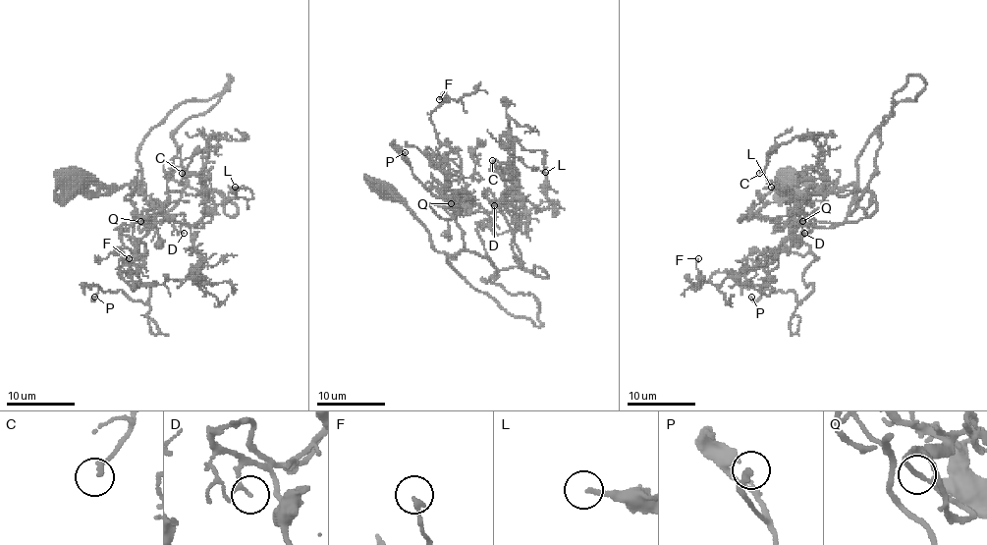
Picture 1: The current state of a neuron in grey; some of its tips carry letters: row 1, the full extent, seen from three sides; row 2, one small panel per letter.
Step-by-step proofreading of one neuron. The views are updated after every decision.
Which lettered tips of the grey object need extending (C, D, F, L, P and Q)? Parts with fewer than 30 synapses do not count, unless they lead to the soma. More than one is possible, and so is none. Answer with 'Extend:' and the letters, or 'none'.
Extend: P

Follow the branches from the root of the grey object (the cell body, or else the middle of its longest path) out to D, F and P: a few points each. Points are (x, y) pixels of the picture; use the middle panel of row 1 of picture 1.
D: (383, 188), (438, 251), (475, 251), (497, 270), (517, 266), (517, 256), (521, 266), (494, 205)
F: (383, 188), (438, 251), (464, 247), (441, 192), (431, 119), (439, 99)
P: (383, 188), (438, 251), (464, 247), (443, 194), (453, 203), (453, 218), (429, 206), (460, 205), (405, 152)

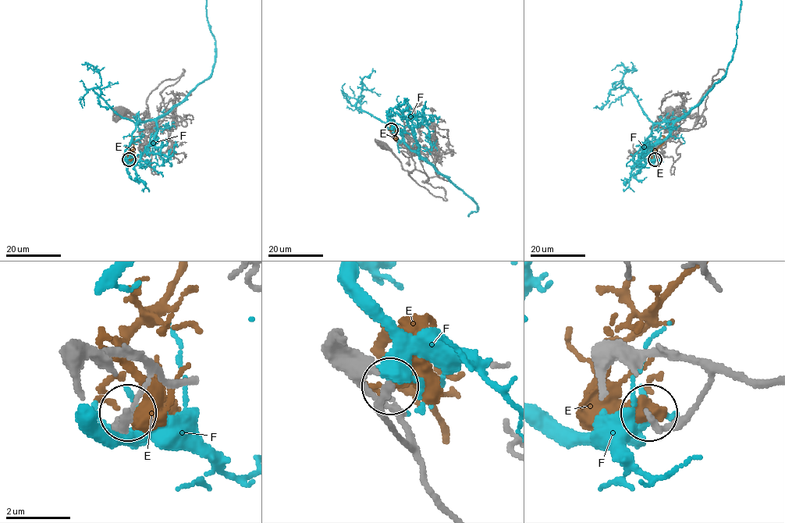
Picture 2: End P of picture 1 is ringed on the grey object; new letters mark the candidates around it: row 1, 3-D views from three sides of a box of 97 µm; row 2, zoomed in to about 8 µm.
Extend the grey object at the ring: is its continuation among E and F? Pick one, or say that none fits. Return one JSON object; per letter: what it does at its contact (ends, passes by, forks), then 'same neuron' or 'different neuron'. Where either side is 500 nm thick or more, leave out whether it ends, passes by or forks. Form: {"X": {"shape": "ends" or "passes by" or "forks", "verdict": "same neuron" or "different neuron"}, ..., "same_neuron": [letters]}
{"E": {"shape": "passes by", "verdict": "same neuron"}, "F": {"shape": "passes by", "verdict": "different neuron"}, "same_neuron": ["E"]}

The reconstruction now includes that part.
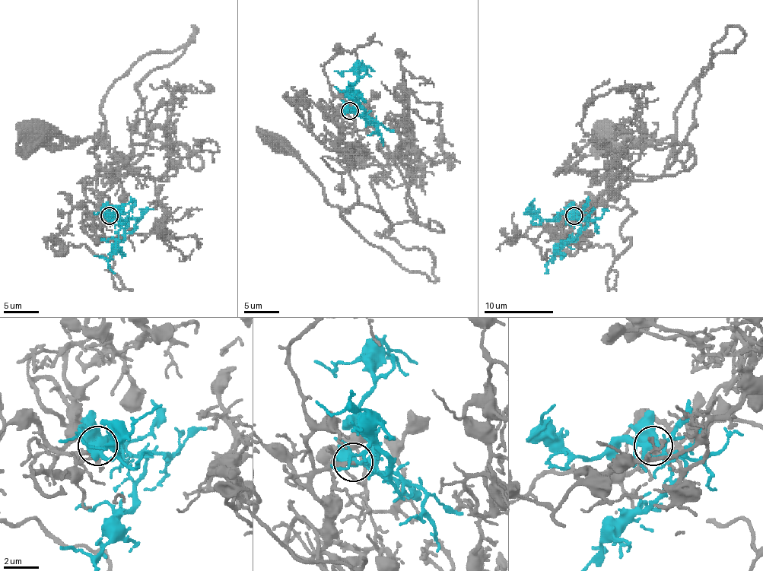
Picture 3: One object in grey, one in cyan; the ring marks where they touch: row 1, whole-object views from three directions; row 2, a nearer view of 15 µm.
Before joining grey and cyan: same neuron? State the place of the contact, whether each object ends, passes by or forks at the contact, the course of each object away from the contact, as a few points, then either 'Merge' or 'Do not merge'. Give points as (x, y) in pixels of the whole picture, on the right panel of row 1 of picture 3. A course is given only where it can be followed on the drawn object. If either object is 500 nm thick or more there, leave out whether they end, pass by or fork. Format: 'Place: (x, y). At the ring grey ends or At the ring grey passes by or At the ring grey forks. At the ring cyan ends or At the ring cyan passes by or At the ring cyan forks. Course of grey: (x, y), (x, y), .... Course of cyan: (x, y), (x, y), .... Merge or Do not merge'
Place: (573, 215). At the ring grey passes by. At the ring cyan passes by. Course of grey: (574, 216), (586, 217), (628, 169), (650, 176), (665, 171), (672, 136), (623, 140), (604, 129). Course of cyan: (574, 216), (580, 220), (580, 232), (550, 261), (545, 273). Merge

